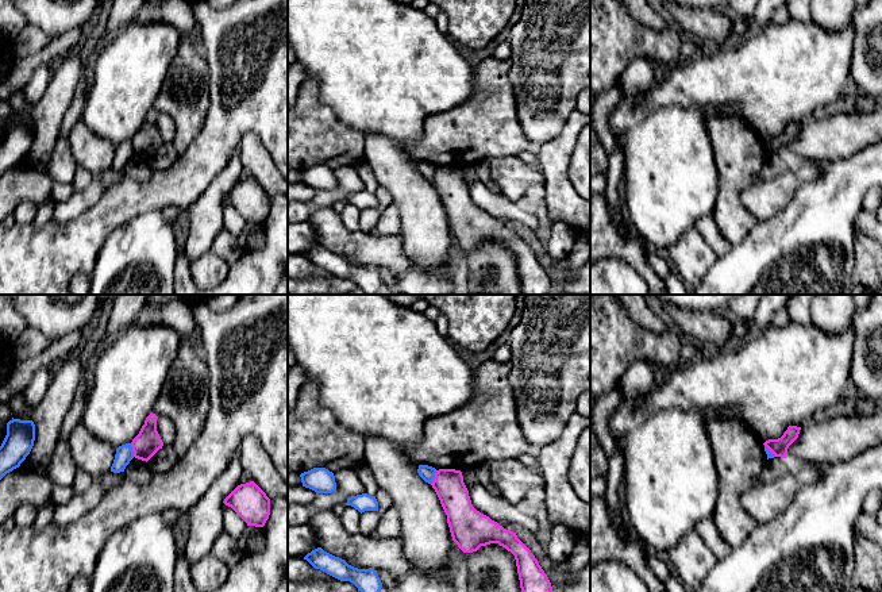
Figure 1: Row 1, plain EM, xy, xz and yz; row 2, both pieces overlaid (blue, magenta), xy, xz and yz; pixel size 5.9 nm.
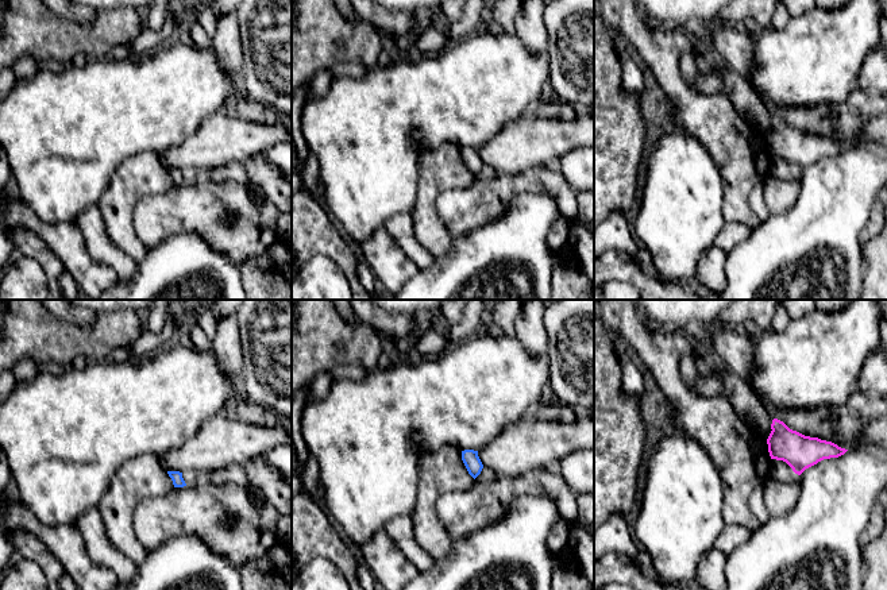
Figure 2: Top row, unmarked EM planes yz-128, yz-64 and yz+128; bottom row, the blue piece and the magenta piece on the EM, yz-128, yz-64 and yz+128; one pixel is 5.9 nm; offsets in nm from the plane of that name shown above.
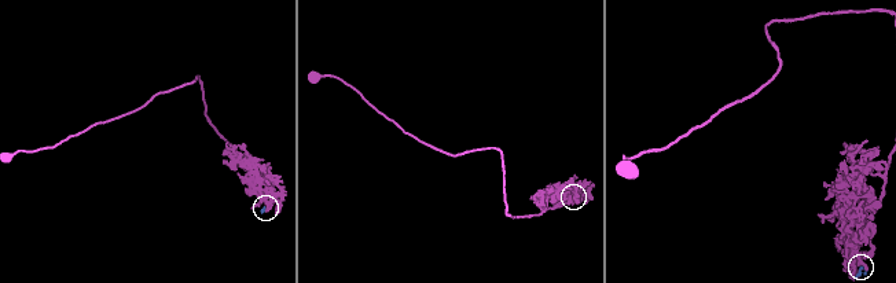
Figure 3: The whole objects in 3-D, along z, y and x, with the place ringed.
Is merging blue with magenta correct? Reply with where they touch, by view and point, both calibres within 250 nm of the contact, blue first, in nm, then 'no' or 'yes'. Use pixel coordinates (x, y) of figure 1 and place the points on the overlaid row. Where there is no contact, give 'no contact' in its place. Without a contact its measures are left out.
contact xz (434, 477); calibres 90 and 180 nm; no

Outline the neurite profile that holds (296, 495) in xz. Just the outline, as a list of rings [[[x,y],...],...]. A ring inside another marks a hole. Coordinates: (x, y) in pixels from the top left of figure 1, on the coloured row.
[[[303,485],[288,487],[288,504],[308,505],[316,497],[316,492]]]

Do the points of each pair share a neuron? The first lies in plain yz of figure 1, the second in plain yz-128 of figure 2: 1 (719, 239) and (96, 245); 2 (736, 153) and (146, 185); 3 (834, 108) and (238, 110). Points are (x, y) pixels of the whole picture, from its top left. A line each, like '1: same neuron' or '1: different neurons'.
1: same neuron
2: same neuron
3: same neuron

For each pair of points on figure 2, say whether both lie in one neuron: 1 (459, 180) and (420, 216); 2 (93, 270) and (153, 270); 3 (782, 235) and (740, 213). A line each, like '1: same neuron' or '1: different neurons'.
1: same neuron
2: different neurons
3: different neurons

